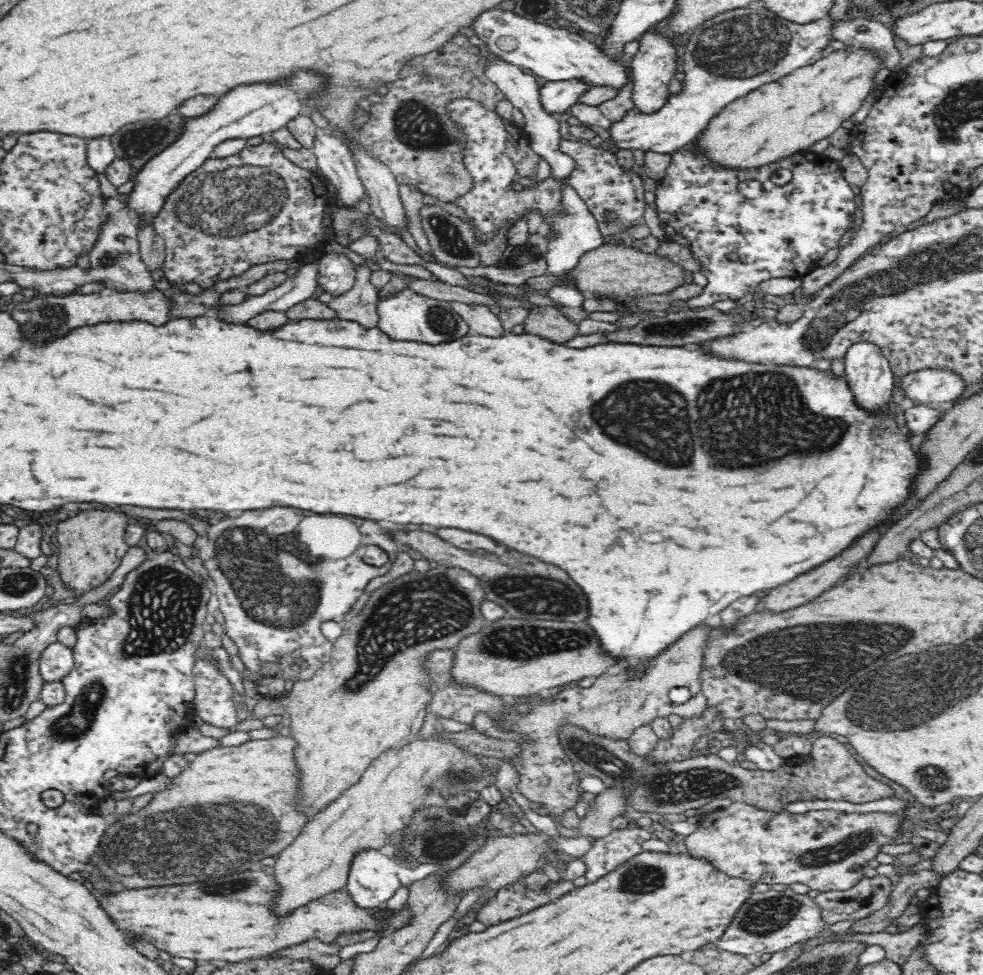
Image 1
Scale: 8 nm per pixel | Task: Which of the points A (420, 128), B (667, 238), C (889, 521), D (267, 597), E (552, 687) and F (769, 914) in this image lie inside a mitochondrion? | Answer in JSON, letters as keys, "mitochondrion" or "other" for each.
{"A":"mitochondrion","B":"other","C":"other","D":"mitochondrion","E":"other","F":"mitochondrion"}

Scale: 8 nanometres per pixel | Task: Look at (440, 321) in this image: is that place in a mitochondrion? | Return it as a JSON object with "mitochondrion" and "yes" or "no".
{"mitochondrion":"yes"}

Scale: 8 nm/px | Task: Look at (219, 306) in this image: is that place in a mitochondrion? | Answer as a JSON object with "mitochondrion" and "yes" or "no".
{"mitochondrion":"no"}

